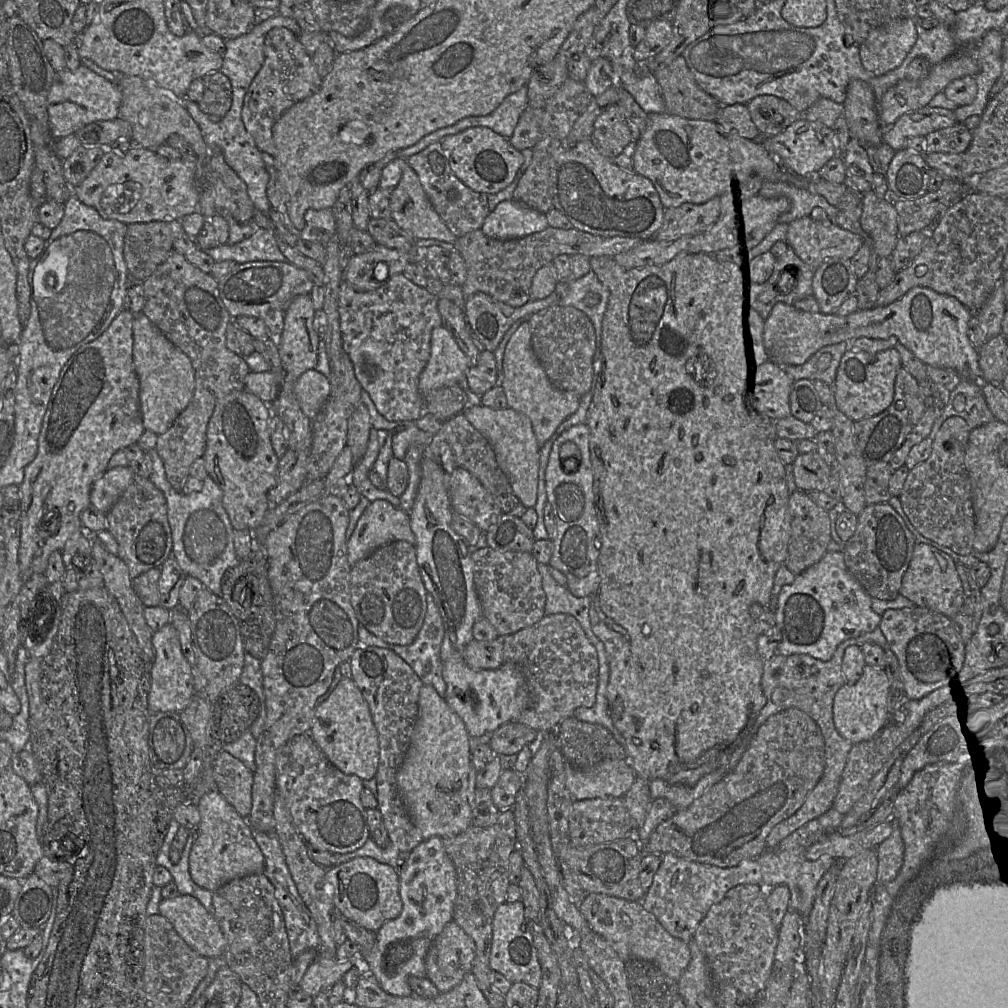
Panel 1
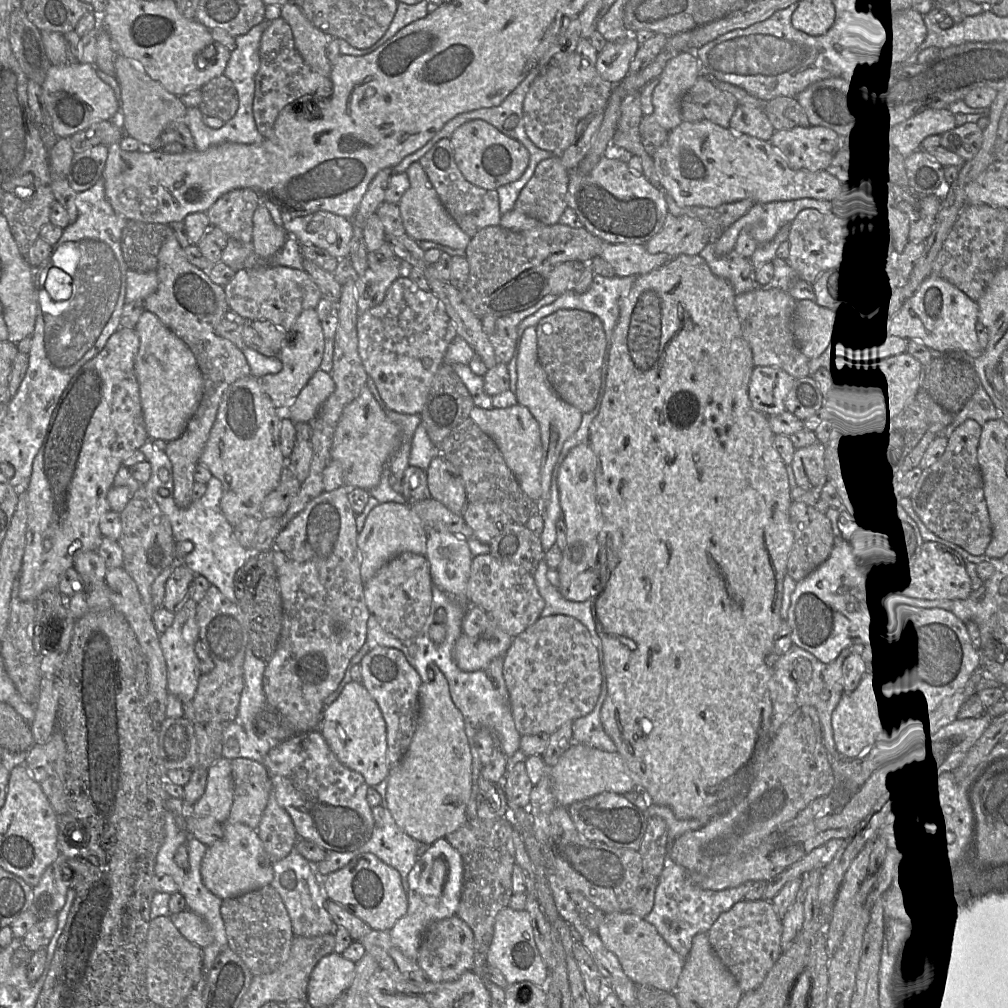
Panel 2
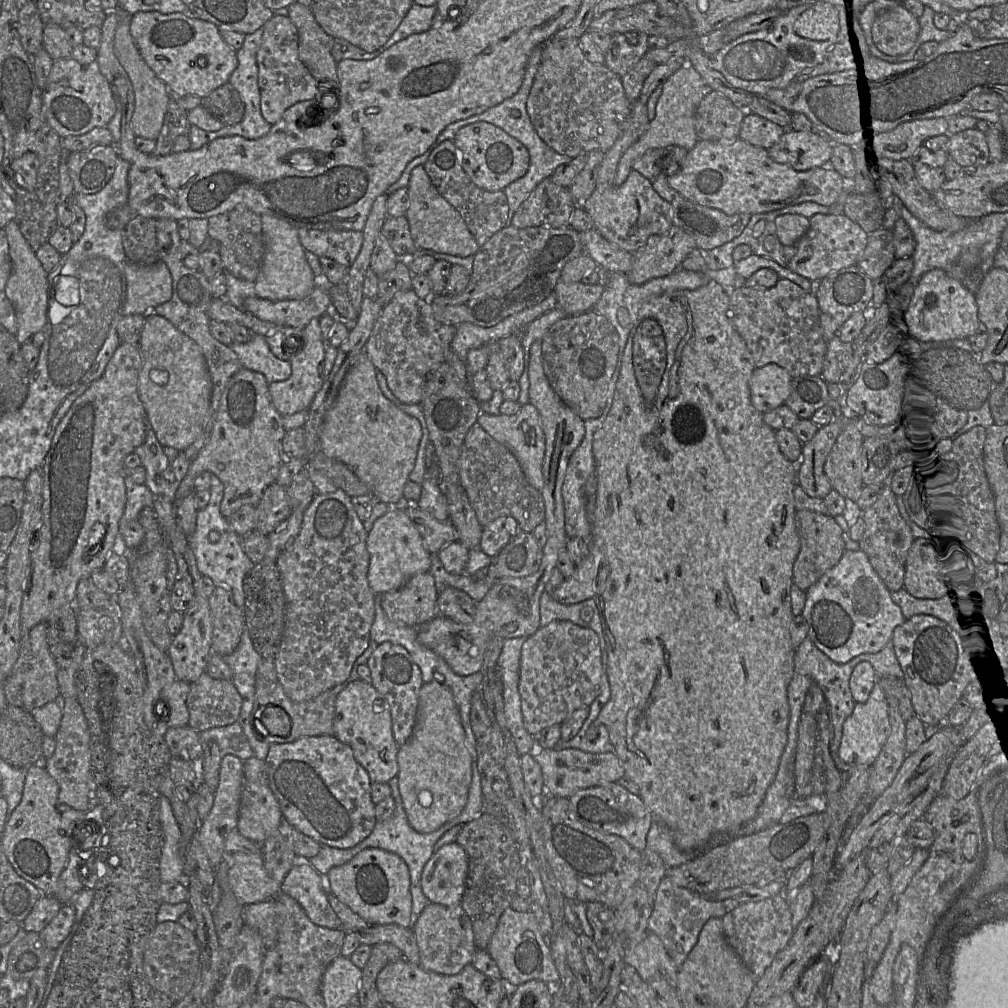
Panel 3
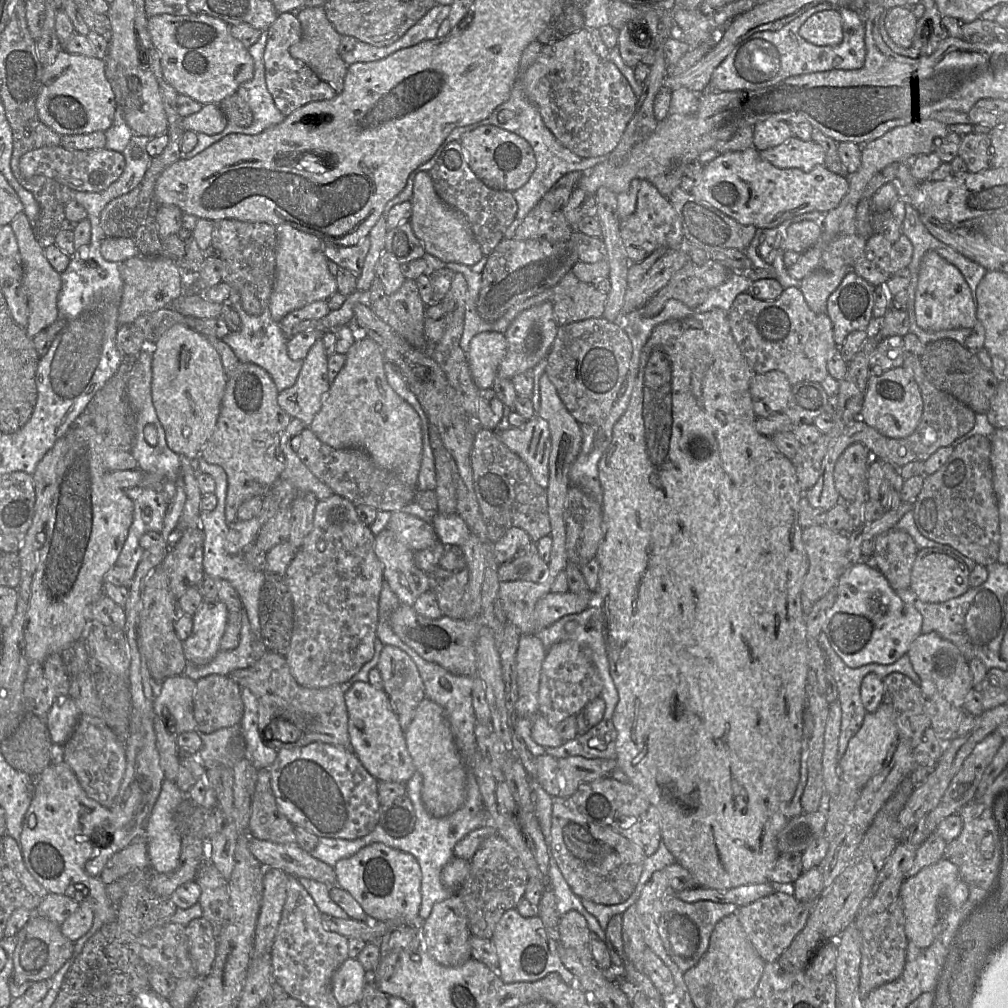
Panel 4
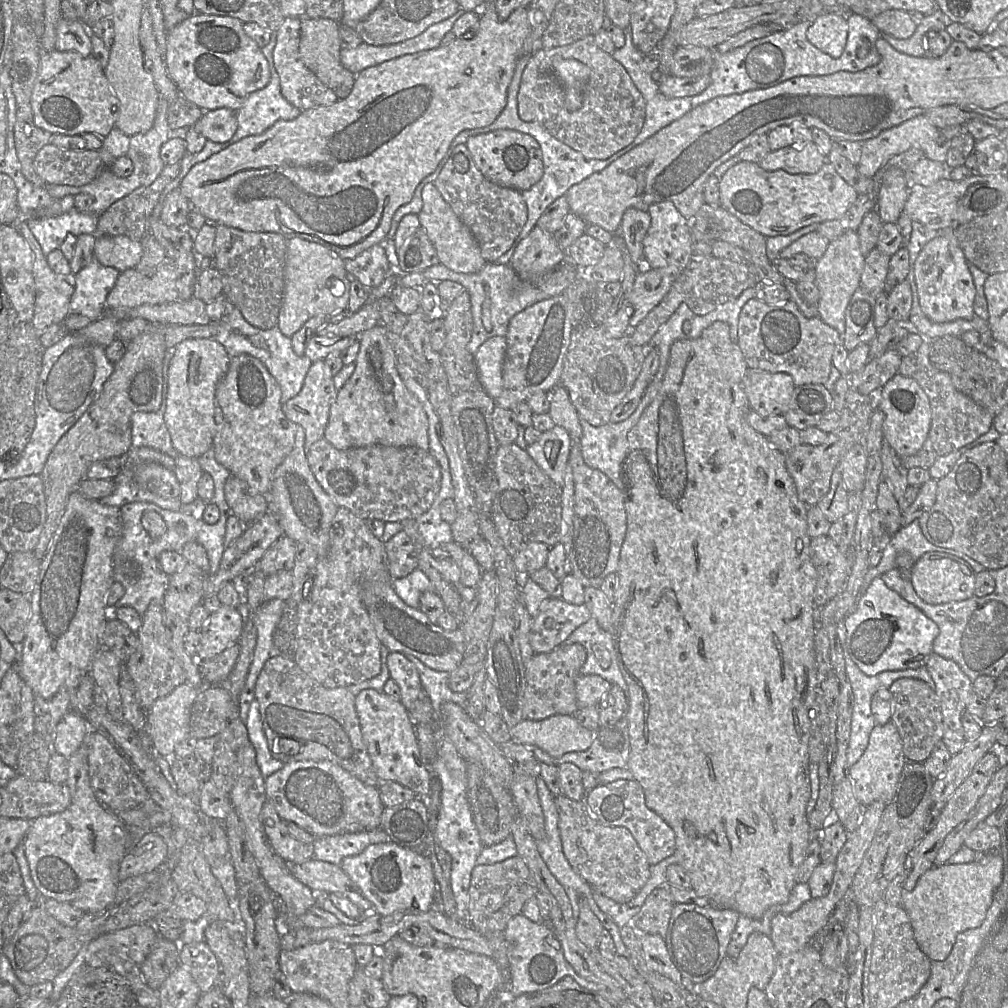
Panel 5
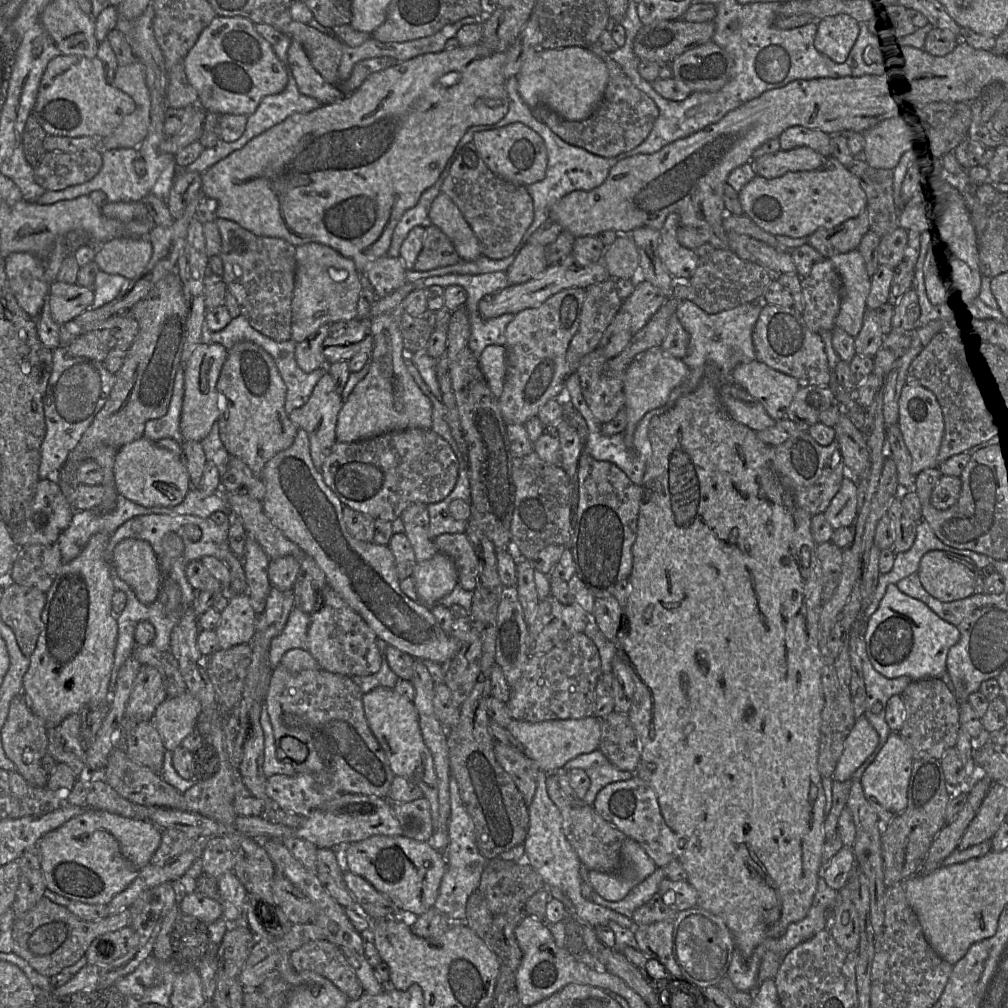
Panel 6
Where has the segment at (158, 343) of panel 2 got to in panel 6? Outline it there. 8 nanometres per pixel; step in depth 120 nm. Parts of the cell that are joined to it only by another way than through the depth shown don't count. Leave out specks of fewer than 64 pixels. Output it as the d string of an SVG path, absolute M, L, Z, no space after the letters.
M202 343L195 348L187 361L179 426L184 441L203 441L210 433L213 424L219 420L221 414L219 399L221 396L217 391L216 384L227 354L228 350L222 344Z

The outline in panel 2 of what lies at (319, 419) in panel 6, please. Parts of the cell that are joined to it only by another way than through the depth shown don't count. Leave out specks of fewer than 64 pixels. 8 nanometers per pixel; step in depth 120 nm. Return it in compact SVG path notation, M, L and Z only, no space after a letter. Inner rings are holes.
M315 309L304 310L297 318L290 332L288 343L277 353L282 362L282 370L258 378L264 392L270 397L274 407L283 411L300 393L313 374L319 369L325 346L321 321ZM291 335L293 341L290 342Z

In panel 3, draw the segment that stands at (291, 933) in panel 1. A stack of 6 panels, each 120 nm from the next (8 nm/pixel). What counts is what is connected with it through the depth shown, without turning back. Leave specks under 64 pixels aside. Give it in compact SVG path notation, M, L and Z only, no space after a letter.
M295 857L295 863L282 883L281 892L296 900L315 925L341 928L341 921L328 901L325 876L317 872L309 860Z

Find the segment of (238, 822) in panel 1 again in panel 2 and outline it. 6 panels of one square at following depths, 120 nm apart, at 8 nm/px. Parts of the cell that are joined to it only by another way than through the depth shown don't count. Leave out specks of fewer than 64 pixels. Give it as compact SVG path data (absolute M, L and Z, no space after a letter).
M224 822L223 837L207 850L200 866L204 885L220 899L228 899L271 885L274 877L272 862L264 850L257 830L242 824Z

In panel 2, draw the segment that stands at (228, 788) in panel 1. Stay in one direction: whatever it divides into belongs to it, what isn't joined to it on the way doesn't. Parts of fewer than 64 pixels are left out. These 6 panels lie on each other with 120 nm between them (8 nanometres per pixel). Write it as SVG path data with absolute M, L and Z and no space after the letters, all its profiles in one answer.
M246 758L231 760L231 768L234 798L227 821L257 830L272 791L268 770L263 762Z

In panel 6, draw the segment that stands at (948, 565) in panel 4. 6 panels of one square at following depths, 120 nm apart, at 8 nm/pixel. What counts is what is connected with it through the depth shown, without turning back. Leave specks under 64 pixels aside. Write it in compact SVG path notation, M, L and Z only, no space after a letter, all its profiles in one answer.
M939 550L926 553L918 569L923 588L941 602L974 595L979 590L980 572L968 557Z

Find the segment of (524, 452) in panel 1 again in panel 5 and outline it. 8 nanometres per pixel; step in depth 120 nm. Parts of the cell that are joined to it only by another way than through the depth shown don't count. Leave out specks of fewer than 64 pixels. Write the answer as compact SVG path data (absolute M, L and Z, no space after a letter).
M555 425L551 430L542 432L540 438L525 446L526 451L538 466L560 487L564 486L565 470L569 464L572 439L565 428Z

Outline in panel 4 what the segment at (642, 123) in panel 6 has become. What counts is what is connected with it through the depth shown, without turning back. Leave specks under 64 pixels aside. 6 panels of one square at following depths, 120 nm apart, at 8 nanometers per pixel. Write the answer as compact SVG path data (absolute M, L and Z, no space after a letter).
M583 28L562 40L543 45L524 75L524 89L528 100L537 108L555 138L574 154L589 158L608 155L616 148L635 113L637 97L616 65L593 52L587 33L588 29Z

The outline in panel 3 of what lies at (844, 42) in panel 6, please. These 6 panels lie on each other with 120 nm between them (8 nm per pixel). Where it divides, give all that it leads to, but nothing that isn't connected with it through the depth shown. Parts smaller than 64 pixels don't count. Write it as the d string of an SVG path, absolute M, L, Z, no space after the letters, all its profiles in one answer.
M817 2L796 19L793 30L800 37L825 41L835 35L837 27L836 6L828 2Z

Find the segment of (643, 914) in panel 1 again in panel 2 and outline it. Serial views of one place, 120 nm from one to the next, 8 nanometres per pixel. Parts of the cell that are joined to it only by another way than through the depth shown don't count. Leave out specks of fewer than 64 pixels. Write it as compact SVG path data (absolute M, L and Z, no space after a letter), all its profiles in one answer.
M631 912L607 913L597 933L605 947L618 958L624 973L635 983L673 992L686 957L674 951L660 936L655 926Z

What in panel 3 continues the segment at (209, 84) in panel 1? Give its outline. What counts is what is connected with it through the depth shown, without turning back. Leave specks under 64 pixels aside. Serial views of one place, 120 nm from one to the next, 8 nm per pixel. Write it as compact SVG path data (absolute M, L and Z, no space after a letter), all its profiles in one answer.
M230 82L202 98L202 106L224 126L235 125L244 117L244 101Z

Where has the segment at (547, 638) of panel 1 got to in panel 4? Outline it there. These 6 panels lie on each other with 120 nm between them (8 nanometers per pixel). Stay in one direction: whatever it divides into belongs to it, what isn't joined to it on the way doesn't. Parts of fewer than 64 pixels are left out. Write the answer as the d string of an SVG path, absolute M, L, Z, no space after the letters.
M575 641L553 644L542 663L538 690L538 714L556 727L560 722L574 720L590 703L600 698L602 682L592 660L591 652Z

